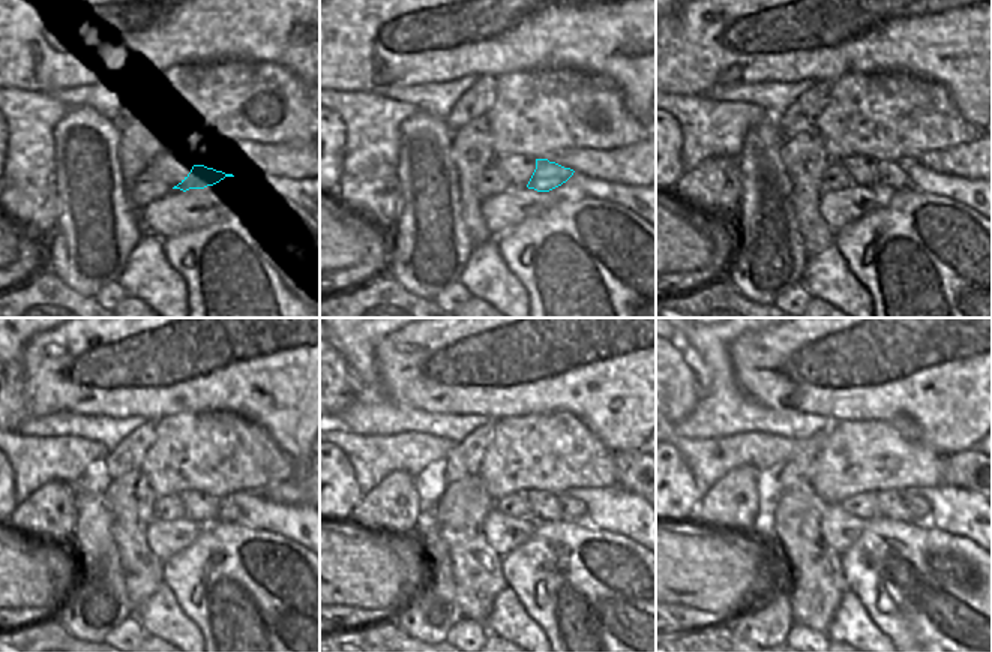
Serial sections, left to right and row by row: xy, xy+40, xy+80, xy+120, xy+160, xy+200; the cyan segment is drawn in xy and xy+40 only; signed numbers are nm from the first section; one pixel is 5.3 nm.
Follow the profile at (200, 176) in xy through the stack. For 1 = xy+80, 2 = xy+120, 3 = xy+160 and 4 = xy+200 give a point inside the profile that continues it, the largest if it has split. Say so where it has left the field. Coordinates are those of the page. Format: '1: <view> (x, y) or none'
1: xy+80 (892, 176)
2: xy+120 (227, 511)
3: xy+160 (575, 508)
4: xy+200 (919, 505)

